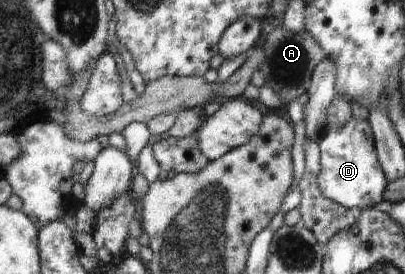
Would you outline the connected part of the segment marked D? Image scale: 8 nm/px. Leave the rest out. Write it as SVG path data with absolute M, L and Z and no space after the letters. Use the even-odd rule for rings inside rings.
M352 116L347 124L325 133L317 143L320 148L318 187L321 194L356 212L377 208L376 204L384 200L388 180L379 162L374 134L368 121Z

